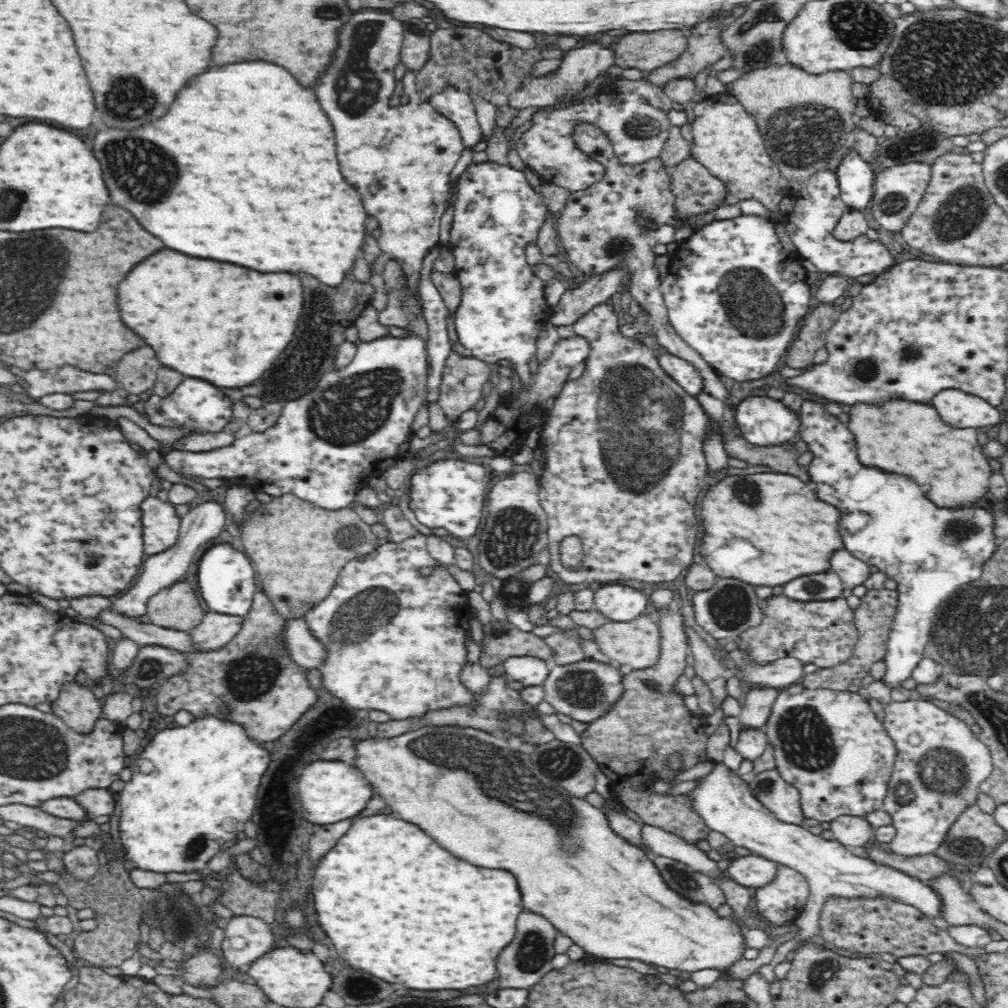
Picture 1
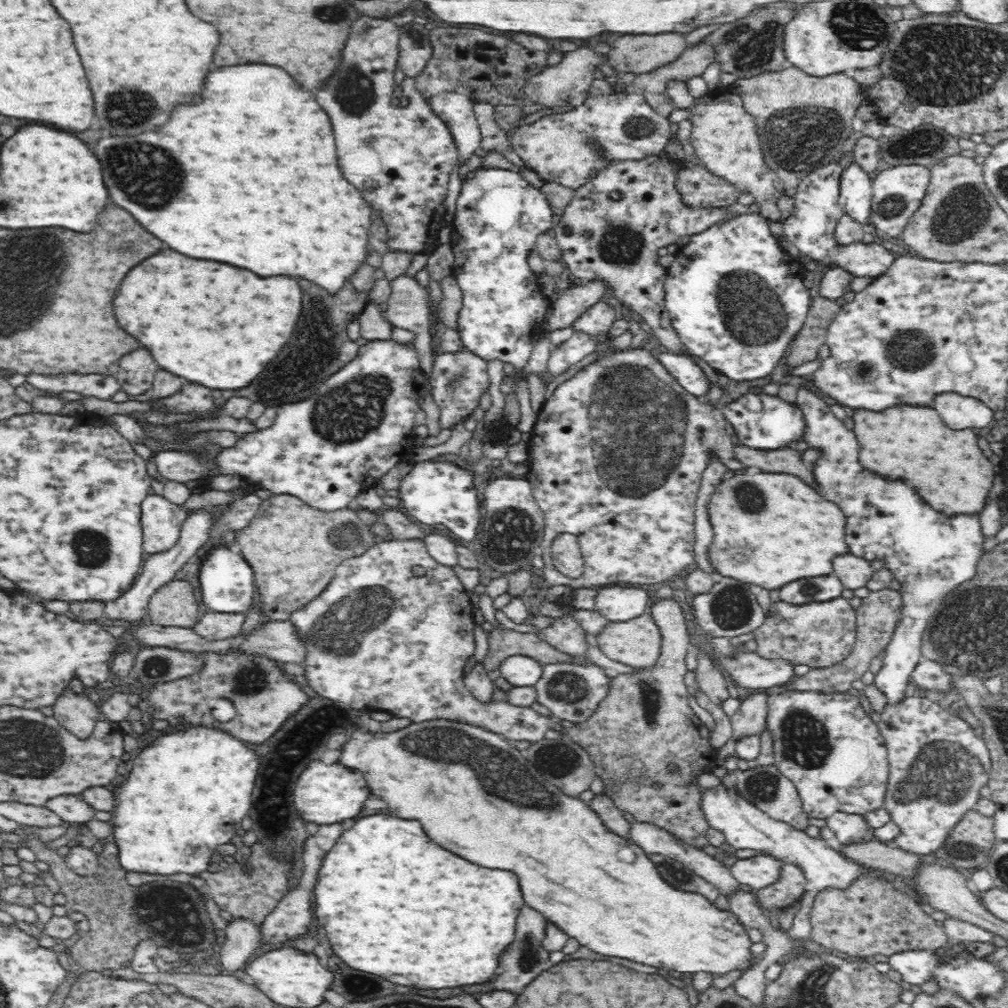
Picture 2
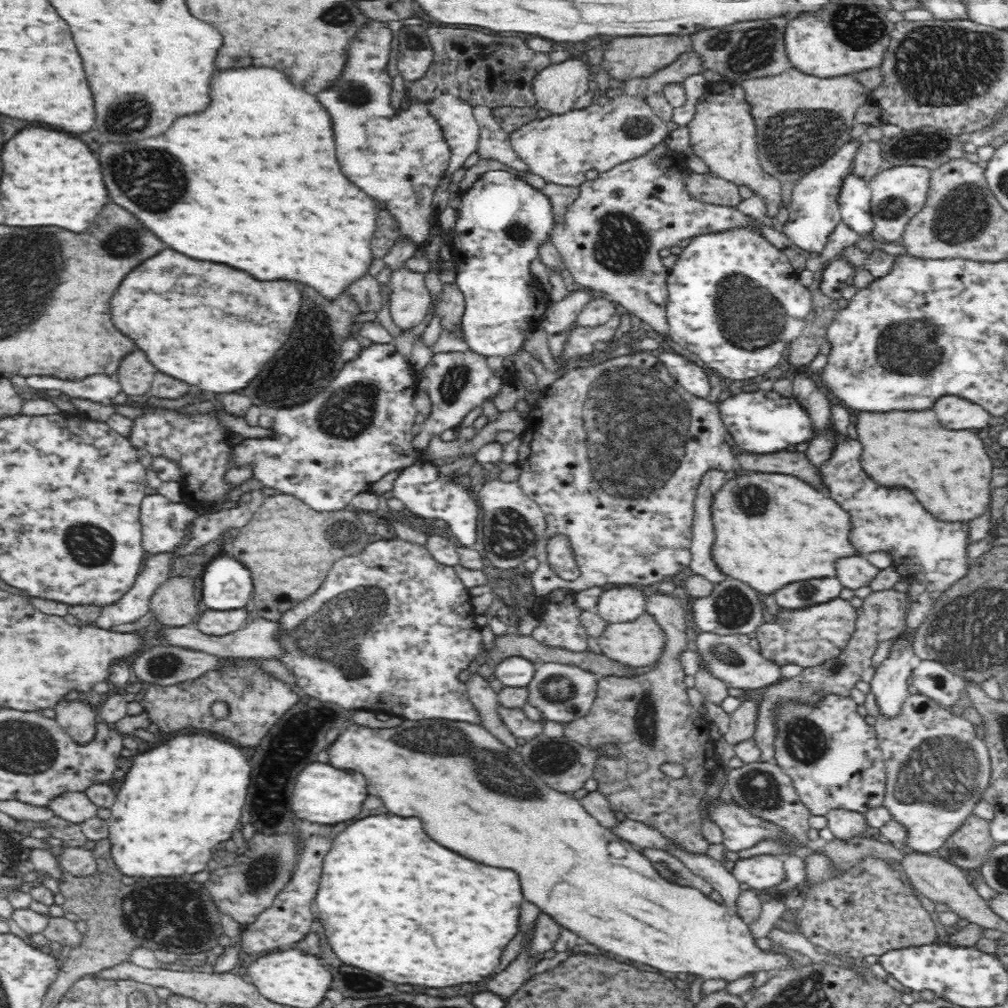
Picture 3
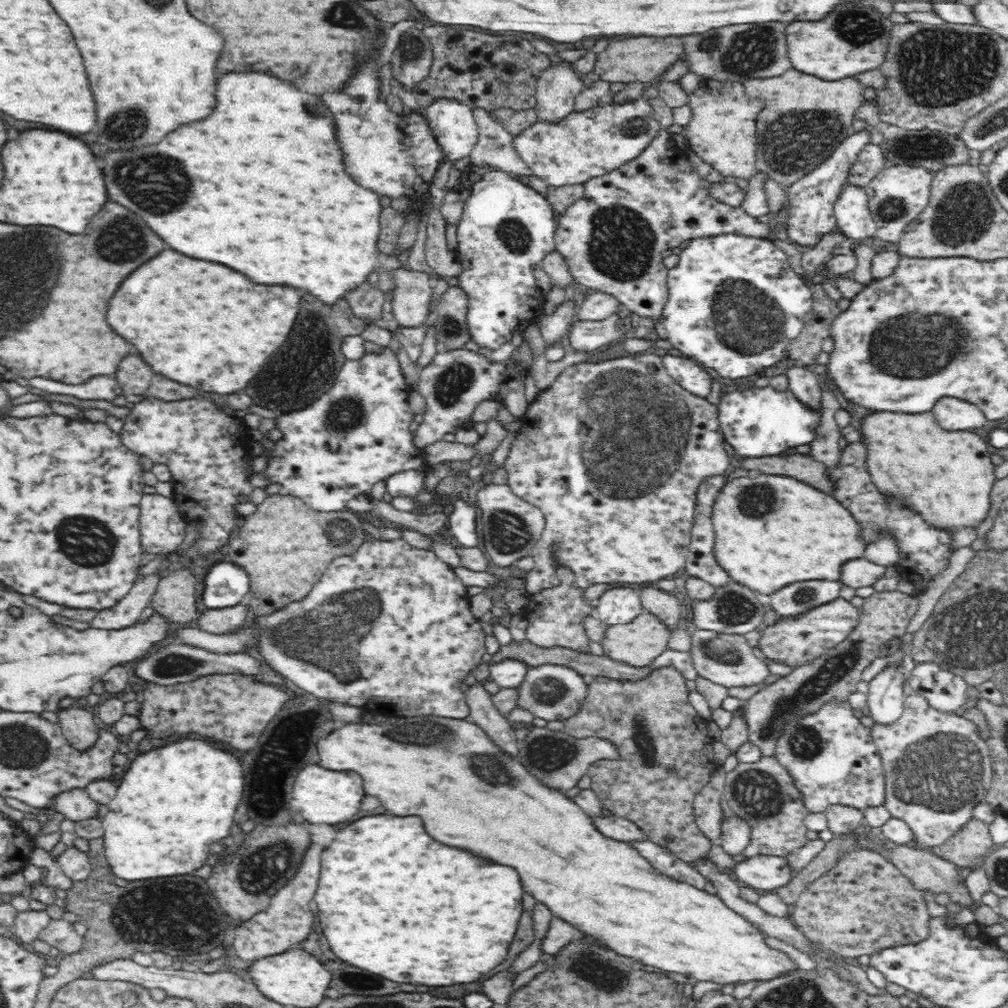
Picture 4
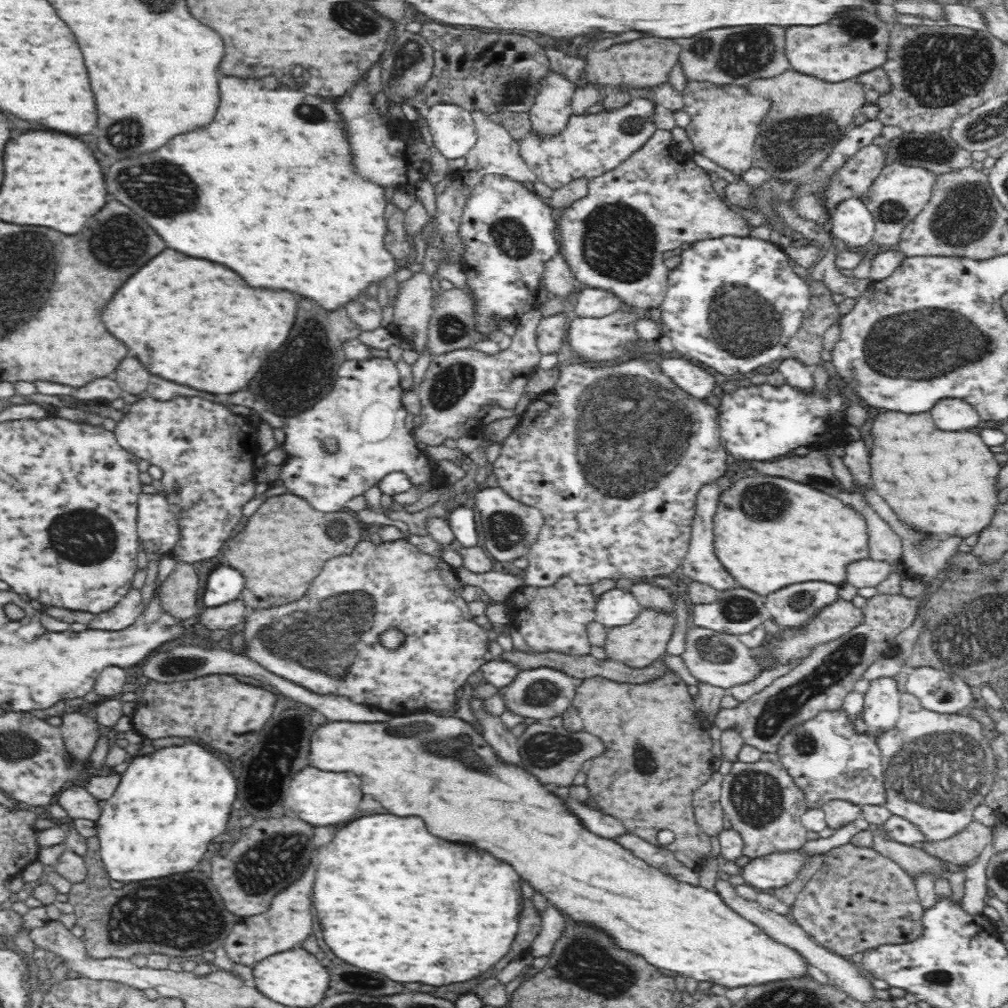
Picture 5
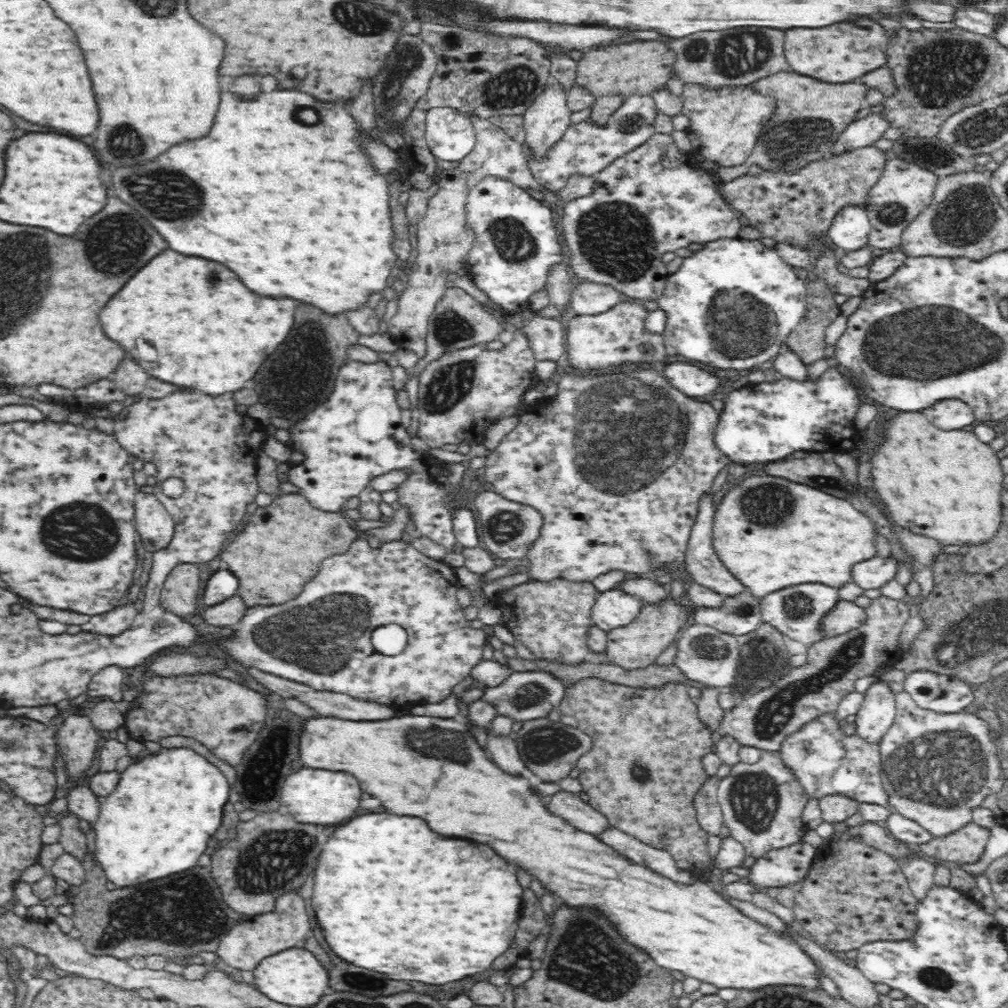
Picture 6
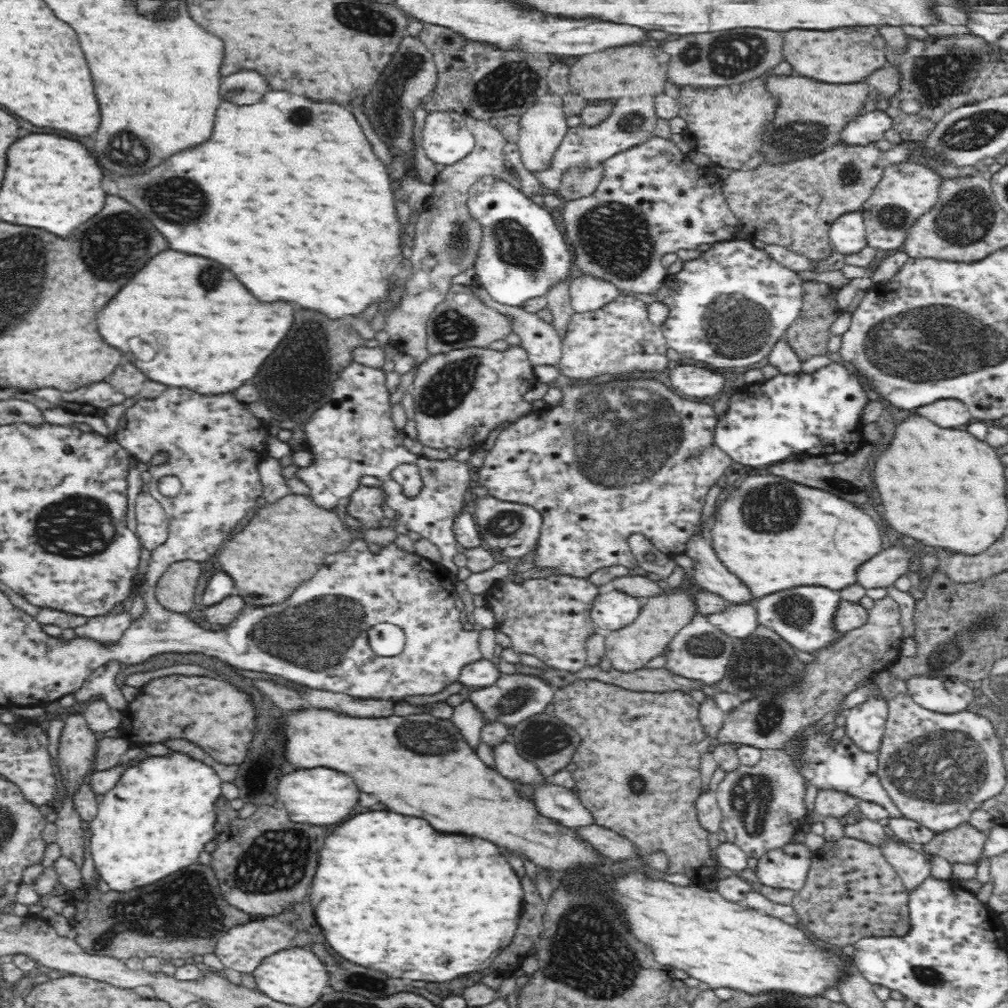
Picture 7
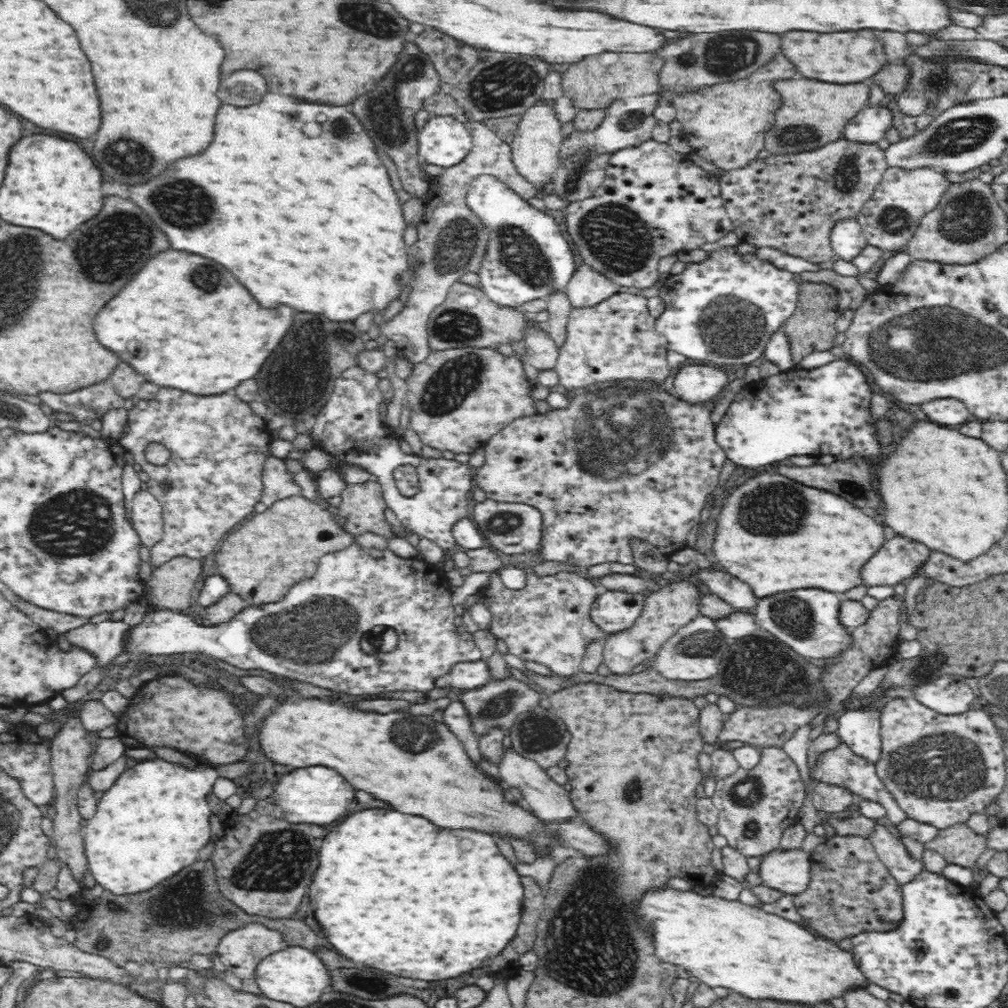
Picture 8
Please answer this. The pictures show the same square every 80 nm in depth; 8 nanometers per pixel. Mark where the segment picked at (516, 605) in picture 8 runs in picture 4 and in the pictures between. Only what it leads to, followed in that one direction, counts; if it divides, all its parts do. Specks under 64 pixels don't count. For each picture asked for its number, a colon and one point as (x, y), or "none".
4: (555, 616)
5: (553, 620)
6: (551, 618)
7: (549, 618)

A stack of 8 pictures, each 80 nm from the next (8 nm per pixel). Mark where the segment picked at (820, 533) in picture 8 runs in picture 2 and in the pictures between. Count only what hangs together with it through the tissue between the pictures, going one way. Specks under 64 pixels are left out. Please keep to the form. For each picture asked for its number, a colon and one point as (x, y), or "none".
2: (767, 548)
3: (758, 543)
4: (770, 531)
5: (769, 532)
6: (770, 533)
7: (774, 534)

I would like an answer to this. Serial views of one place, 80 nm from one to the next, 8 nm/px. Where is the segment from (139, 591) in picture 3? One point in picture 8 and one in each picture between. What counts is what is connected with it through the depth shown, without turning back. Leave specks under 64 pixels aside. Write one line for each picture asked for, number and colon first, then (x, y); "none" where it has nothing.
4: (128, 611)
5: (119, 618)
6: (112, 624)
7: (106, 631)
8: (104, 641)

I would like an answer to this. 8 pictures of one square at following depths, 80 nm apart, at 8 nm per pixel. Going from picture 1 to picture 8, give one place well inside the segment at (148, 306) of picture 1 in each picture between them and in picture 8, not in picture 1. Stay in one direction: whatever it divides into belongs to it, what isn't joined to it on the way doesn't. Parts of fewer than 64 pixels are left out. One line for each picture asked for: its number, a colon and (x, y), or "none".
2: (218, 326)
3: (213, 327)
4: (208, 327)
5: (211, 331)
6: (211, 333)
7: (205, 339)
8: (199, 340)

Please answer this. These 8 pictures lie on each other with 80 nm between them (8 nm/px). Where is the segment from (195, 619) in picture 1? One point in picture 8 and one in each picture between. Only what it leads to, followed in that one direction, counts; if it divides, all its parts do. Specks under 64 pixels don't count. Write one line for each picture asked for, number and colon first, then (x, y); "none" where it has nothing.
2: (173, 605)
3: (174, 603)
4: (175, 596)
5: (178, 594)
6: (179, 590)
7: (174, 589)
8: (171, 583)

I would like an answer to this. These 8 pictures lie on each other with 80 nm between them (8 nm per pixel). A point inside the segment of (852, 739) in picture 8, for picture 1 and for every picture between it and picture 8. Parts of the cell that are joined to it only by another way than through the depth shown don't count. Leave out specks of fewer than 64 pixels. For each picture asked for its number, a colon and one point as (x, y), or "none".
1: (886, 522)
2: (928, 554)
3: (889, 685)
4: (885, 699)
5: (880, 712)
6: (873, 718)
7: (864, 724)

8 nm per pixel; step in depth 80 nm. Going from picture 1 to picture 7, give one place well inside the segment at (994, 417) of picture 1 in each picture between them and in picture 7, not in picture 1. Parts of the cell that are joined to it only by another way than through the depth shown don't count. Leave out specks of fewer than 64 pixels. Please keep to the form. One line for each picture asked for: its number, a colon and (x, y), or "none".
2: (956, 411)
3: (954, 413)
4: (951, 414)
5: (948, 414)
6: (949, 414)
7: (947, 413)

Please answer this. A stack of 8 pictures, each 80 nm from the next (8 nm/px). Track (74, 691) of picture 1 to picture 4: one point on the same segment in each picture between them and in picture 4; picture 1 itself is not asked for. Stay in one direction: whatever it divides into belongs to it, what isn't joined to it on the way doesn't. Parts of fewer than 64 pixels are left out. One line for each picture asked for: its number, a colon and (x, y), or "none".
2: (76, 713)
3: (77, 719)
4: (81, 732)

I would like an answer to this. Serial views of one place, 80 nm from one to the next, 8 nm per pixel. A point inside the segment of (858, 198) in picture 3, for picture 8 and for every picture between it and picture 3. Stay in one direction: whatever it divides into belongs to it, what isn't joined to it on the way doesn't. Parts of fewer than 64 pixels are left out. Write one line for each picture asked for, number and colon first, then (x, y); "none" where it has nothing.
4: (851, 211)
5: (851, 225)
6: (849, 230)
7: (848, 236)
8: (847, 240)

